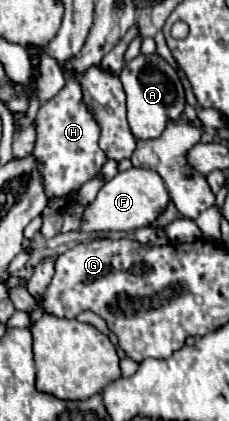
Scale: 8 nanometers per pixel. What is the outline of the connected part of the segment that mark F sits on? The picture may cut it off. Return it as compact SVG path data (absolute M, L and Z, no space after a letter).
M128 169L116 173L96 195L92 203L84 207L80 231L130 231L150 225L168 205L168 191L162 177L150 169Z

